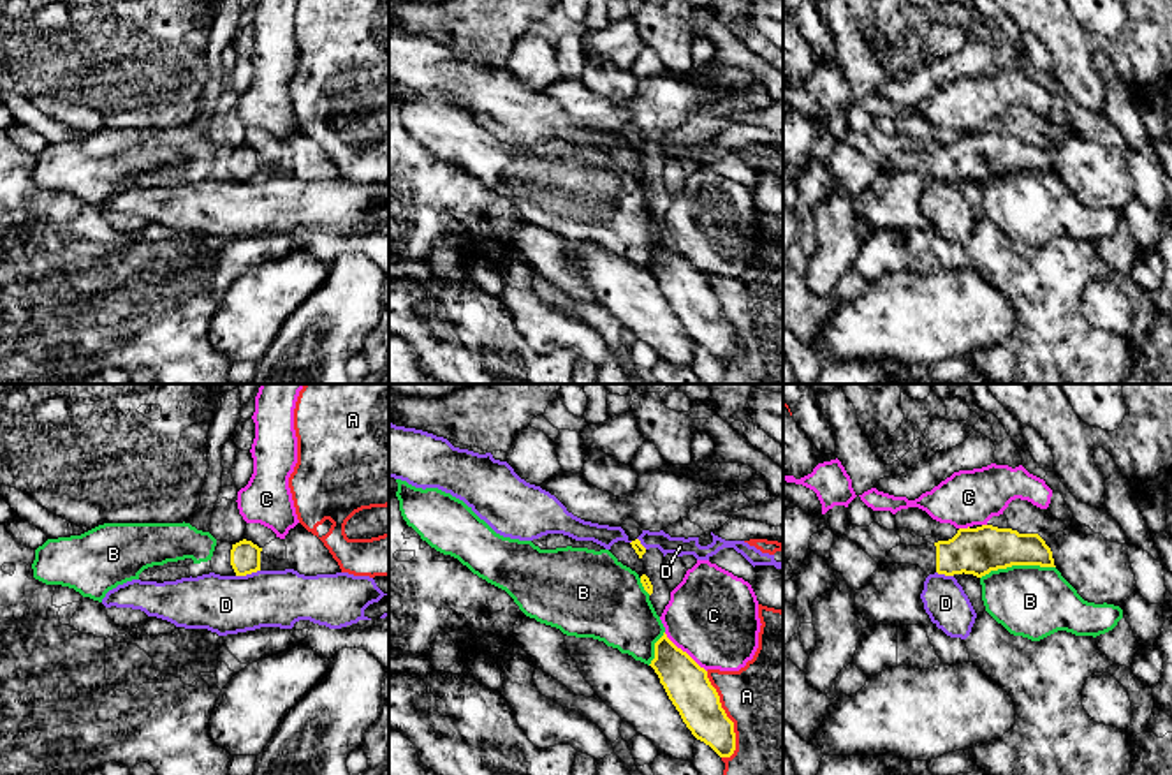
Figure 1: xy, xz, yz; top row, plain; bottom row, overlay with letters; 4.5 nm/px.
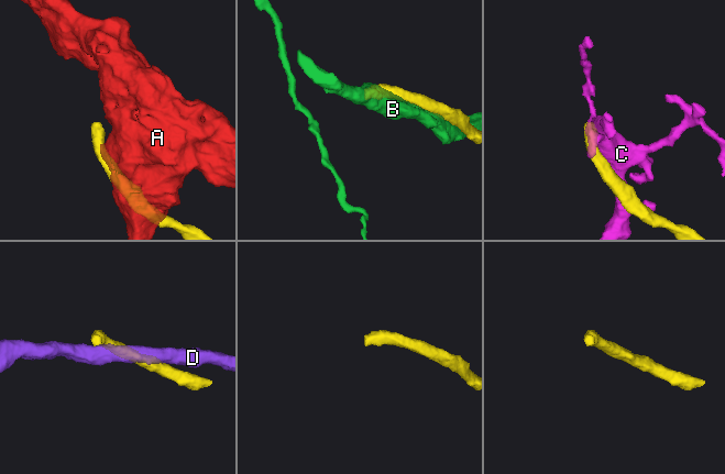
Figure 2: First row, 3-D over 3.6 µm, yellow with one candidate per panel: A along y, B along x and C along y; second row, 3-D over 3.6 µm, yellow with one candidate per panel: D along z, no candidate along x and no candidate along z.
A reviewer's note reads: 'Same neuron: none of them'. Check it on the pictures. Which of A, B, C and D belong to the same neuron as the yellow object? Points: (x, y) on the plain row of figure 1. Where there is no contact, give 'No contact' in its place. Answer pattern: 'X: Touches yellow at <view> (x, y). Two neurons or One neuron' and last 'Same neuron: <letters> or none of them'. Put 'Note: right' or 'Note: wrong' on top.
Note: right
A: Touches yellow at xz (725, 321). Two neurons
B: Touches yellow at yz (1018, 169). Two neurons
C: Touches yellow at xz (685, 258). Two neurons
D: Touches yellow at xy (247, 178). Two neurons
Same neuron: none of them

